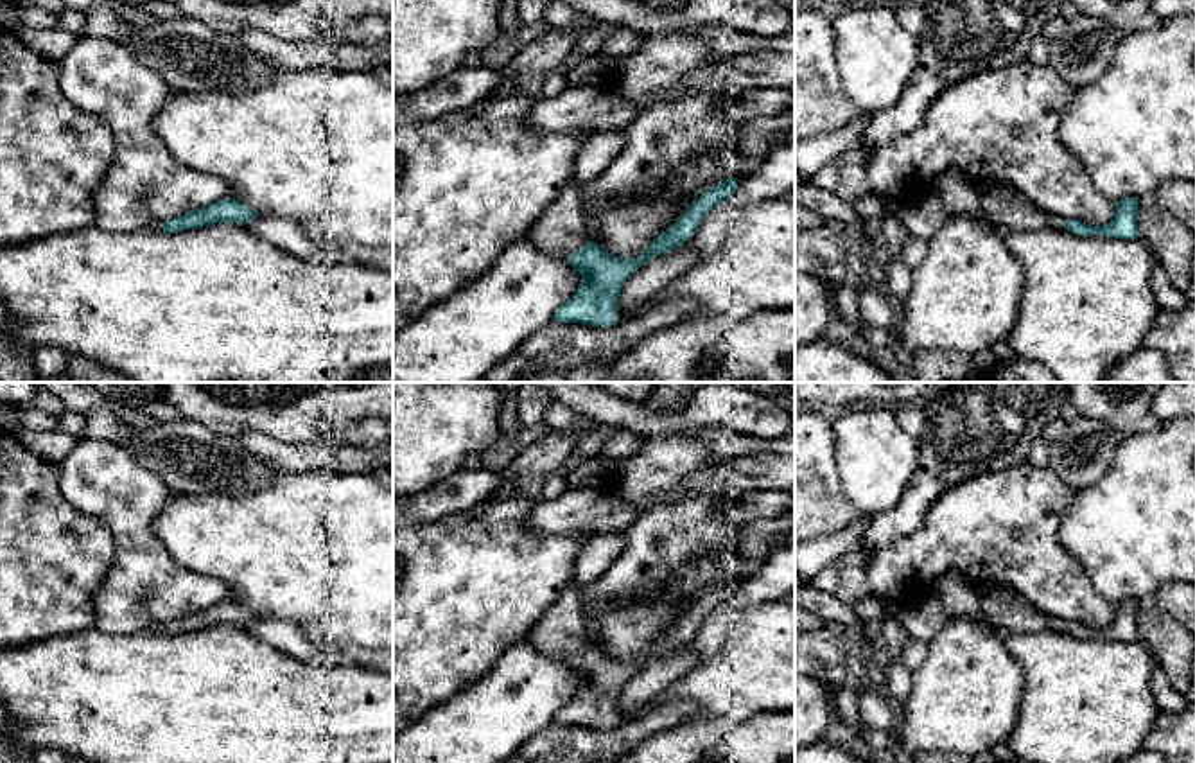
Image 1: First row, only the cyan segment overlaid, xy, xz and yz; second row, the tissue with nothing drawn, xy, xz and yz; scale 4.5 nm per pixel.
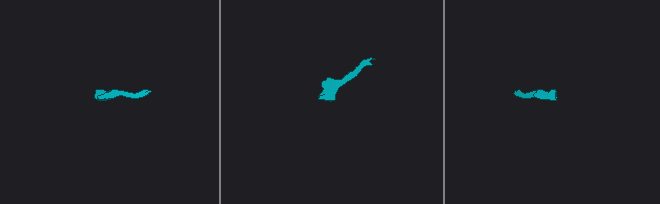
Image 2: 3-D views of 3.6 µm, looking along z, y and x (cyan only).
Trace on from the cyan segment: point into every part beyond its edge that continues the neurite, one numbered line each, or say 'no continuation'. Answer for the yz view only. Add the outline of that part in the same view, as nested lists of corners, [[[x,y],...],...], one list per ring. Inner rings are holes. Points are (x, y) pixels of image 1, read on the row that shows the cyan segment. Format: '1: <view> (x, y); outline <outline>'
1: yz (1007, 209); outline [[[983,183],[978,192],[987,219],[1003,230],[1068,230],[1066,217],[1041,212],[1010,187]]]

